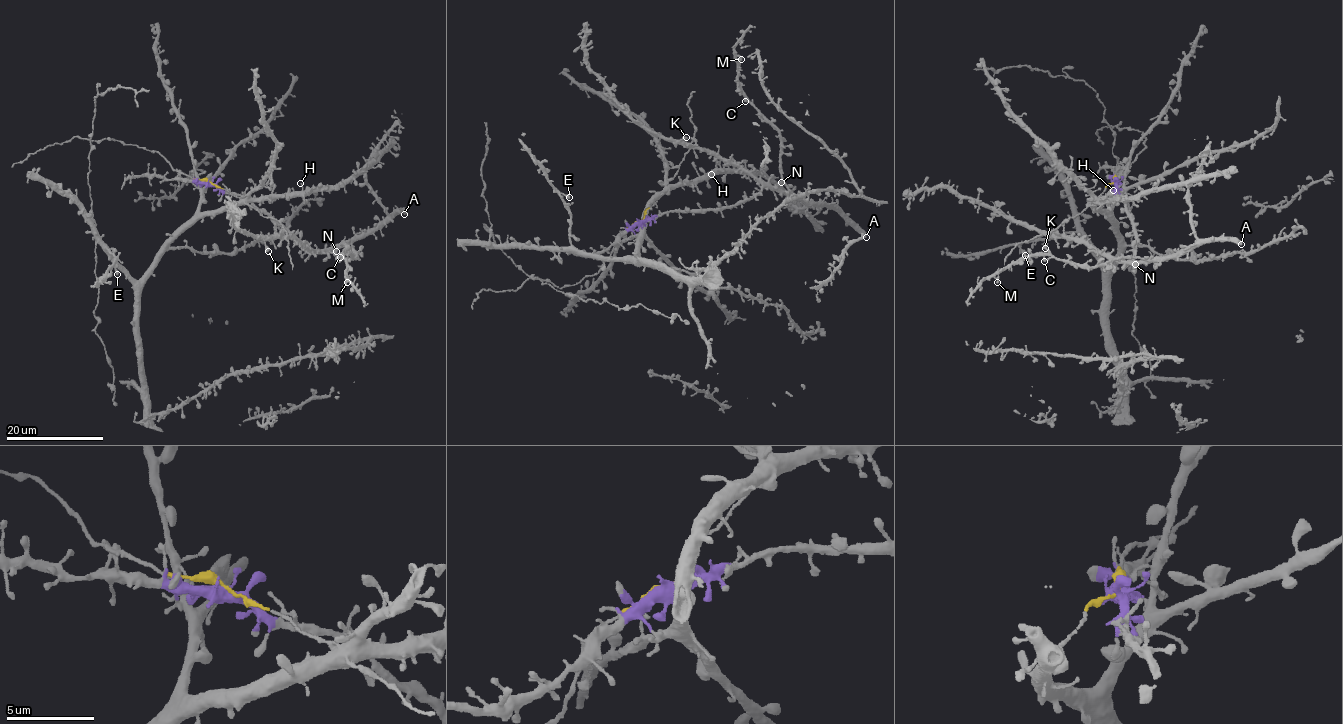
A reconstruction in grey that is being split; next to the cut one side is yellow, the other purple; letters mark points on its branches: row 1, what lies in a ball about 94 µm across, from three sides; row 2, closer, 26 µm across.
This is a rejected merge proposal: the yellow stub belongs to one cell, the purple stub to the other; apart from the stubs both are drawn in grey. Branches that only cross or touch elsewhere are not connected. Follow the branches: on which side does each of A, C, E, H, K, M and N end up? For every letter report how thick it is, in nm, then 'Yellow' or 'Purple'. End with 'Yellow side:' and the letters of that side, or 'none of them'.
A: Thickness 360 nm. Purple
C: Thickness 280 nm. Purple
E: Thickness 460 nm. Yellow
H: Thickness 160 nm. Yellow
K: Thickness 550 nm. Purple
M: Thickness 260 nm. Purple
N: Thickness 600 nm. Purple
Yellow side: E, H

